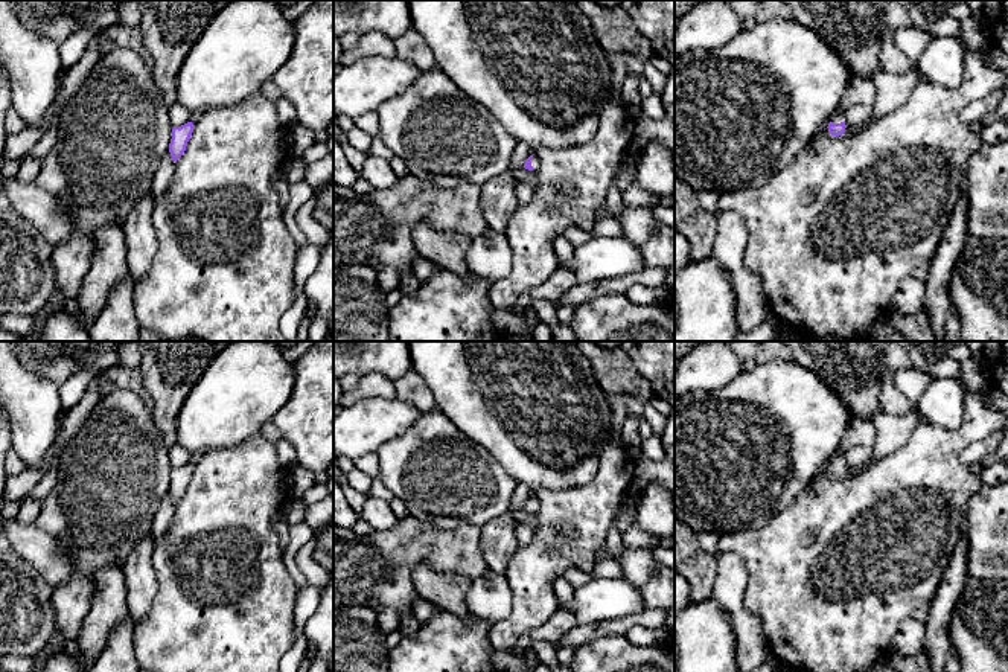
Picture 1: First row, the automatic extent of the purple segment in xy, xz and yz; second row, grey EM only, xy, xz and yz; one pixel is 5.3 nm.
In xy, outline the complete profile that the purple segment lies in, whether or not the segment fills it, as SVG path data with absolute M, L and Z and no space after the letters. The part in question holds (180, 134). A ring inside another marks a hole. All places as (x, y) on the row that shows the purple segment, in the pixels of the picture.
M193 113L189 117L189 122L181 126L172 128L172 139L169 143L169 152L174 162L177 162L186 151L187 142L193 133L193 125L201 117L201 113Z

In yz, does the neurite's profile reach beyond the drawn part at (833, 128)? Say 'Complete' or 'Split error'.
Split error

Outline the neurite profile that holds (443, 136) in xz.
M437 67L422 72L405 93L384 102L376 113L382 142L405 162L410 175L440 187L458 187L466 183L481 186L499 174L512 172L533 189L537 187L534 171L512 168L518 142L484 105L467 96Z

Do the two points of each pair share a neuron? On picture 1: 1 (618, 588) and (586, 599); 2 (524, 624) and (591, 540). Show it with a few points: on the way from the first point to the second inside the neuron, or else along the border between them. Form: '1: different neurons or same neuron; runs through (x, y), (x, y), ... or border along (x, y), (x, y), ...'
1: same neuron; runs through (611, 596), (608, 599), (594, 599)
2: same neuron; runs through (533, 601), (533, 588), (568, 553)

